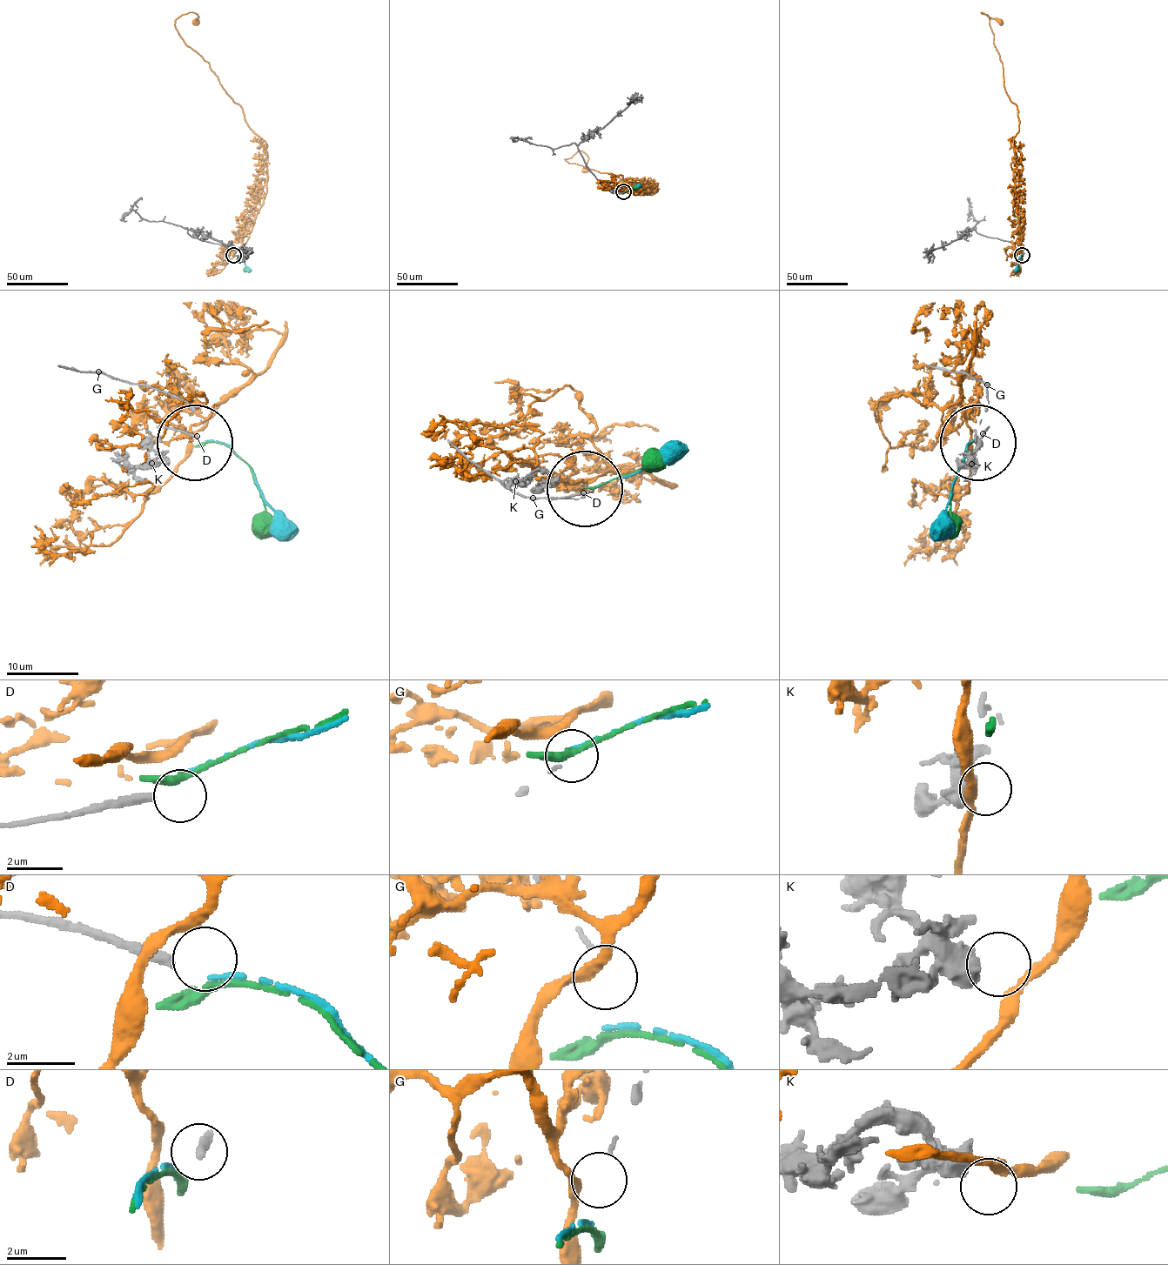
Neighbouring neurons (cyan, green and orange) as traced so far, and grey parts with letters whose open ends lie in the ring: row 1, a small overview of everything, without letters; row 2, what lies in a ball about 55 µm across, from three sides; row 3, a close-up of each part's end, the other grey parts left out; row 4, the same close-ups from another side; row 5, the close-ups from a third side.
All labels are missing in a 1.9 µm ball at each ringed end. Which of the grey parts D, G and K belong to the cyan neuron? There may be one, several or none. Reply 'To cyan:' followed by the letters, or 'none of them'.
To cyan: none of them

